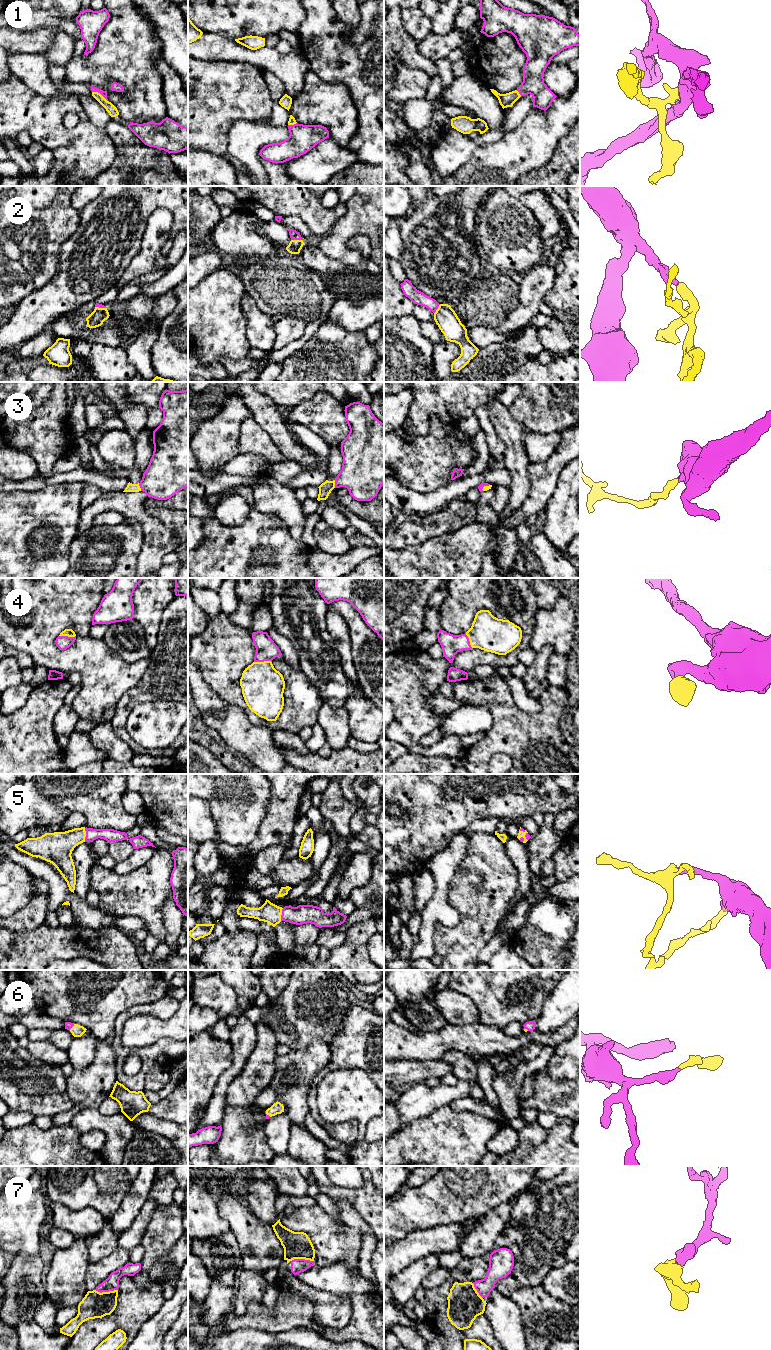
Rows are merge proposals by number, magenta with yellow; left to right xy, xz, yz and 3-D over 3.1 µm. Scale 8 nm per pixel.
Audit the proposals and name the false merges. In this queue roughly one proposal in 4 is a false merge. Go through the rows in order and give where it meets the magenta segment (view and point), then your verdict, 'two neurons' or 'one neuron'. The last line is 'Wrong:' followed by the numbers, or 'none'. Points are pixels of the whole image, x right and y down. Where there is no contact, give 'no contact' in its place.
1: contact xy (100, 93); one neuron
2: contact xz (296, 239); one neuron
3: contact xy (140, 487); one neuron
4: contact xz (262, 661); one neuron
5: contact xy (86, 835); one neuron
6: contact xy (72, 1026); one neuron
7: contact xy (106, 1291); one neuron
Wrong: none

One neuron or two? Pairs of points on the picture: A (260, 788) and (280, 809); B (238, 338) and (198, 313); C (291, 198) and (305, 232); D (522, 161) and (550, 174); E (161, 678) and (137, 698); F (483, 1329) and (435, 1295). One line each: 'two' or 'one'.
A: two
B: one
C: two
D: two
E: one
F: one

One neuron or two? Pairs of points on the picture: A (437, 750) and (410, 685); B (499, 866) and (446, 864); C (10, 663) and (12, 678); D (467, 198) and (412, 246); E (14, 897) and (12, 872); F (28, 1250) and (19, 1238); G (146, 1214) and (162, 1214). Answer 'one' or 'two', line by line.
A: one
B: two
C: one
D: one
E: one
F: one
G: two

